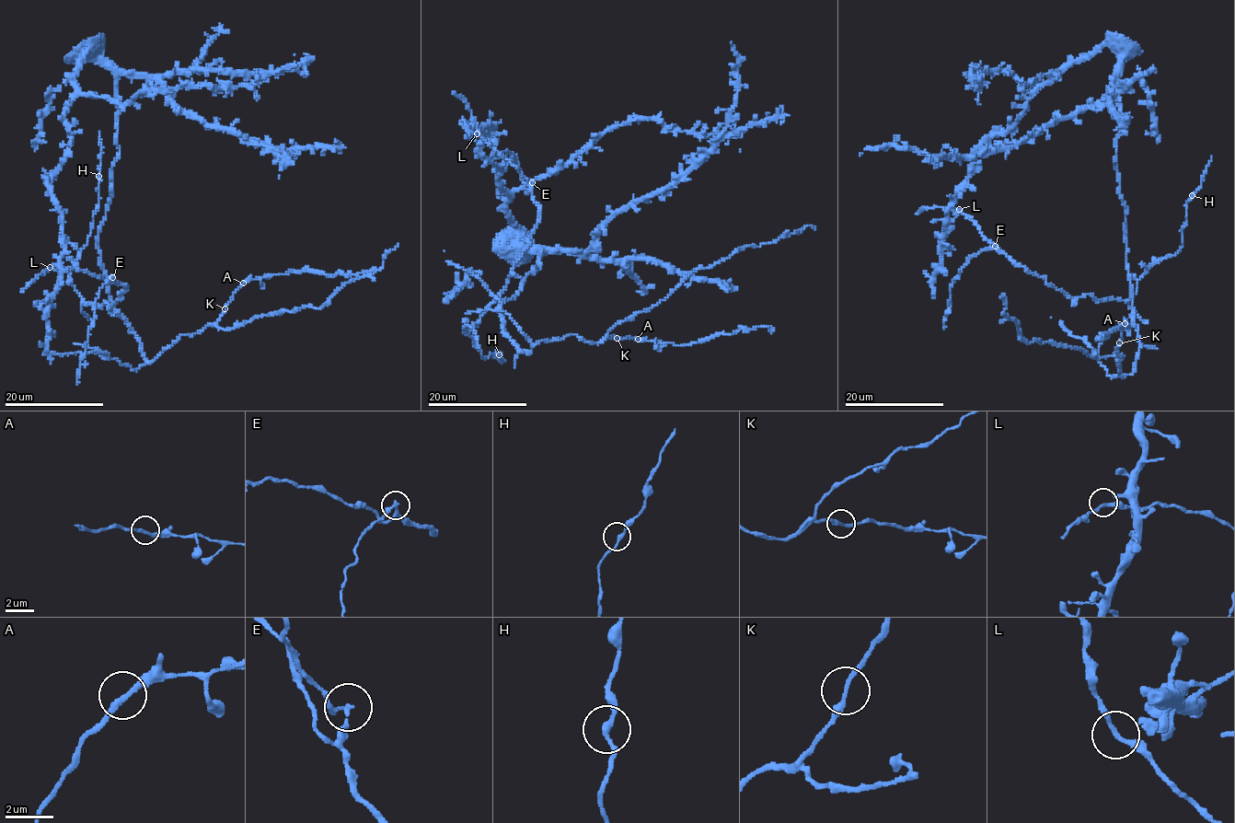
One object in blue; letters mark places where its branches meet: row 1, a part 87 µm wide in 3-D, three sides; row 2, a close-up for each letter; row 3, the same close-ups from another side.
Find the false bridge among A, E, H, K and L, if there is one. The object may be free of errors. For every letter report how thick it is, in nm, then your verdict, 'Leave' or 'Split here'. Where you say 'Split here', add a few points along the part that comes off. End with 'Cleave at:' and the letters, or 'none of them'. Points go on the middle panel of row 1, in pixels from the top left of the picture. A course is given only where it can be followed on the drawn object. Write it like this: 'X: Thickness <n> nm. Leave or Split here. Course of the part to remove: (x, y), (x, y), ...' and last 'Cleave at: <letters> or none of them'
A: Thickness 220 nm. Leave
E: Thickness 200 nm. Split here. Course of the part to remove: (532, 183), (526, 181), (519, 165), (505, 151), (491, 156)
H: Thickness 200 nm. Leave
K: Thickness 200 nm. Leave
L: Thickness 200 nm. Leave
Cleave at: E

